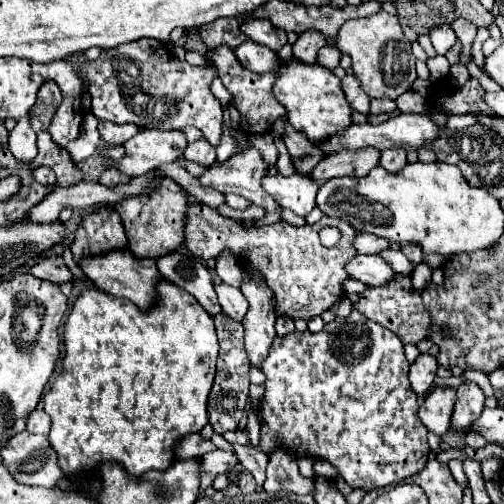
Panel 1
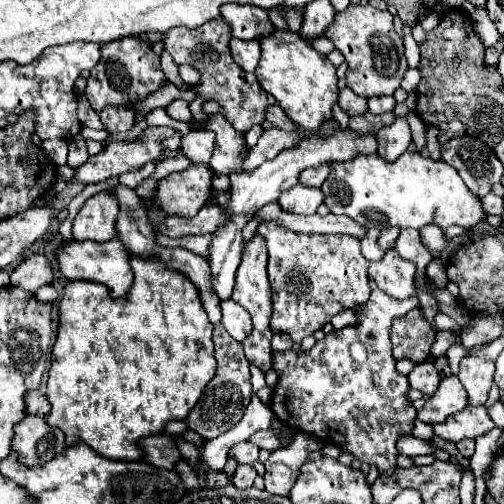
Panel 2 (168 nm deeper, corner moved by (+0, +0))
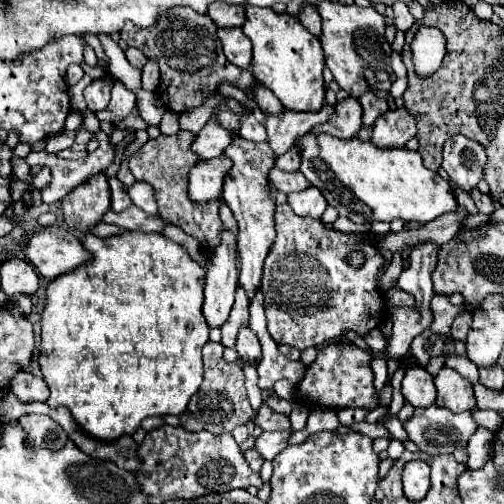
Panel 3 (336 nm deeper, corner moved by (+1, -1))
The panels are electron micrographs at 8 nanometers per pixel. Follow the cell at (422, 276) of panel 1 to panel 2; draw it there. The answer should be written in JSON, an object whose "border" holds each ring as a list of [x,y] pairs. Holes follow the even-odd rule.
{"border":[[[375,289],[371,291],[369,301],[357,313],[357,327],[345,327],[327,335],[323,341],[317,341],[311,351],[275,353],[273,369],[279,373],[279,383],[271,397],[271,411],[275,413],[275,417],[279,417],[291,429],[301,429],[325,443],[341,445],[347,453],[353,453],[355,459],[365,461],[369,465],[377,465],[379,473],[391,475],[397,465],[395,459],[399,455],[395,443],[403,433],[411,433],[417,411],[405,399],[405,393],[409,389],[407,377],[397,375],[395,371],[389,329],[393,317],[405,315],[417,305],[417,299],[389,299],[389,295],[385,295],[381,289]]]}

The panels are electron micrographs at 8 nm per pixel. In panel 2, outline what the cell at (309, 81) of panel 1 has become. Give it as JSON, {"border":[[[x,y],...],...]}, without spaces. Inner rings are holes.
{"border":[[[273,29],[271,35],[265,35],[261,41],[261,59],[255,69],[255,75],[261,87],[275,97],[281,109],[299,125],[307,135],[313,135],[325,119],[331,119],[331,107],[337,103],[337,75],[333,63],[313,51],[307,39],[301,39],[301,33]]]}

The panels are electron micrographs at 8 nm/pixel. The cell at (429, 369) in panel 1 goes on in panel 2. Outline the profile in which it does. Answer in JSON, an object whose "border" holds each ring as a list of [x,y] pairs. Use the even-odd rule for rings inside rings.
{"border":[[[421,363],[421,365],[415,365],[413,371],[407,375],[409,379],[409,385],[417,391],[421,391],[425,395],[425,399],[429,399],[437,387],[439,387],[439,375],[437,375],[437,369],[431,365],[431,363]]]}

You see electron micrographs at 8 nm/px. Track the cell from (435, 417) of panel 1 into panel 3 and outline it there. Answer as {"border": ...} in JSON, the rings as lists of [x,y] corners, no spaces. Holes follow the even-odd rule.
{"border":[[[444,366],[438,376],[434,378],[434,384],[438,388],[438,398],[436,404],[440,408],[448,408],[452,412],[464,412],[464,410],[474,410],[476,398],[470,380],[460,376],[456,370]]]}

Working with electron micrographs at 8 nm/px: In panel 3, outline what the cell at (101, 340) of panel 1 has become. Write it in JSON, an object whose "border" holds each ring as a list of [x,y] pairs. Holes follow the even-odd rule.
{"border":[[[124,232],[110,238],[100,238],[94,234],[86,234],[82,240],[84,248],[94,256],[90,264],[76,268],[72,272],[66,272],[50,282],[46,290],[46,306],[42,312],[42,354],[40,354],[40,370],[44,374],[44,380],[50,388],[50,398],[46,404],[50,408],[64,406],[70,410],[72,418],[76,420],[78,428],[100,442],[116,442],[124,434],[132,434],[136,428],[140,428],[142,420],[148,416],[180,416],[188,408],[188,400],[192,394],[200,388],[204,380],[204,364],[202,364],[202,348],[208,342],[210,326],[204,322],[202,314],[202,300],[204,300],[204,264],[194,262],[176,242],[164,238],[162,234],[144,234],[144,232]]]}

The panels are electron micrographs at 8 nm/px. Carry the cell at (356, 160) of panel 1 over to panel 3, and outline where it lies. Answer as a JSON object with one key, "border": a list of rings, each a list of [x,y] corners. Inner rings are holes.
{"border":[[[280,168],[270,170],[270,182],[276,190],[280,190],[284,194],[306,190],[310,186],[310,182],[306,180],[306,176],[302,172],[284,172]]]}

